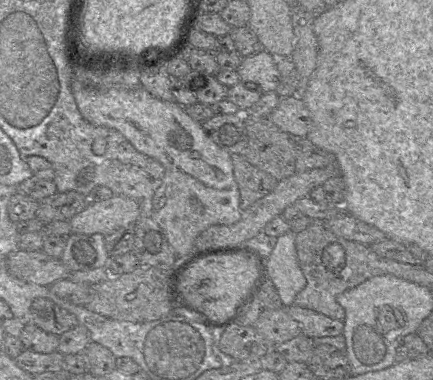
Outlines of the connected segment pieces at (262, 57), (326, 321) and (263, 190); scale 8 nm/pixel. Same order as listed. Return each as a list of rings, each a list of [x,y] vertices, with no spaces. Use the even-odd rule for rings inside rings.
[[[266,50],[243,57],[236,71],[242,83],[254,85],[262,94],[275,92],[281,82],[277,58]]]
[[[295,304],[285,308],[290,317],[299,323],[302,334],[308,337],[318,339],[343,334],[344,321],[331,319],[324,314]]]
[[[231,154],[231,157],[240,193],[240,207],[244,210],[269,194],[279,181],[253,166],[243,155]]]

